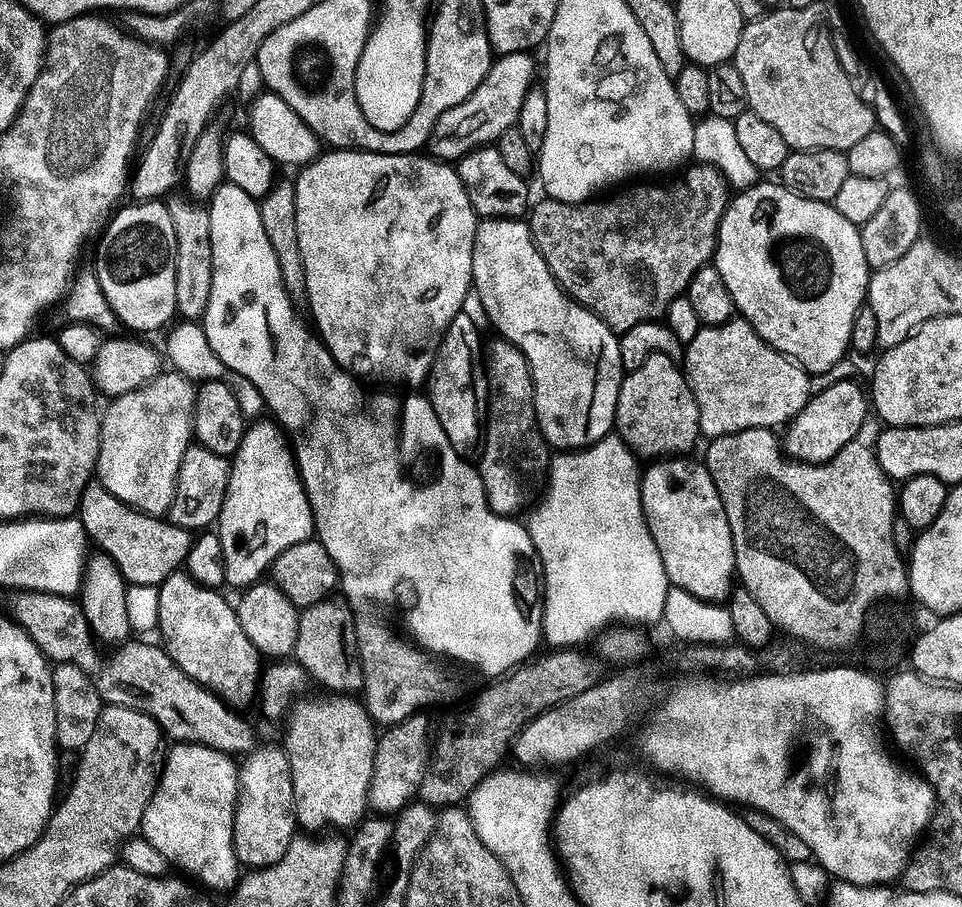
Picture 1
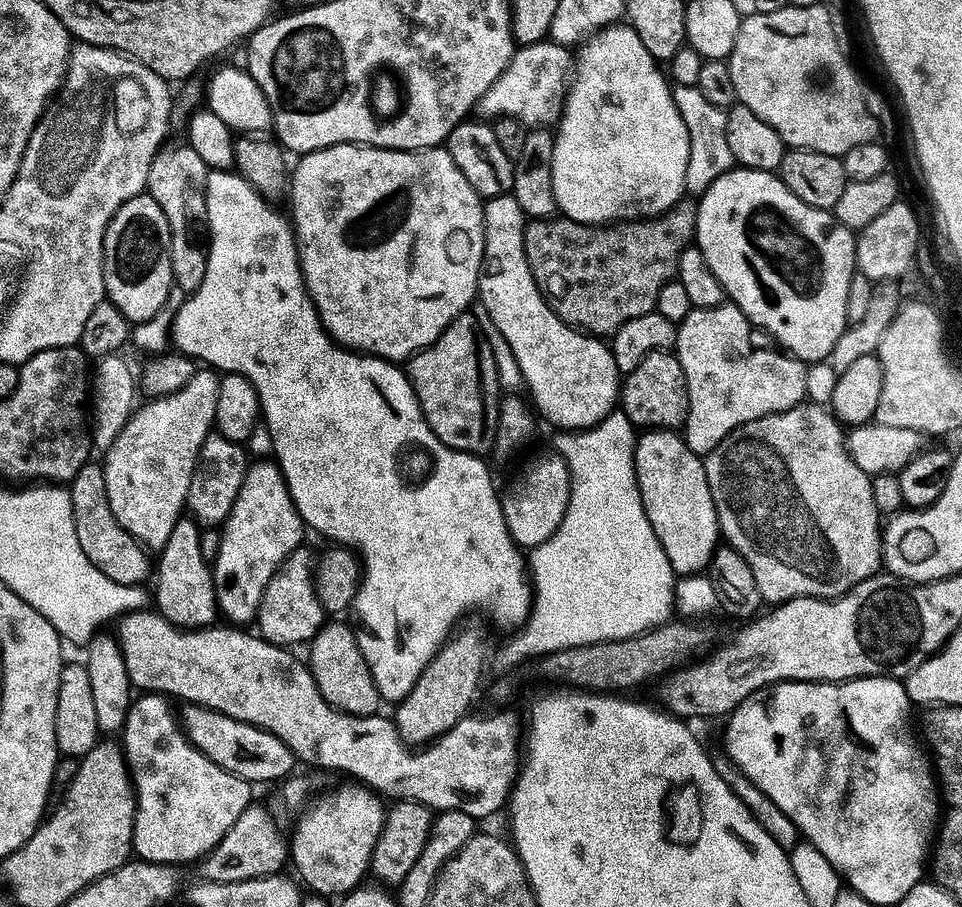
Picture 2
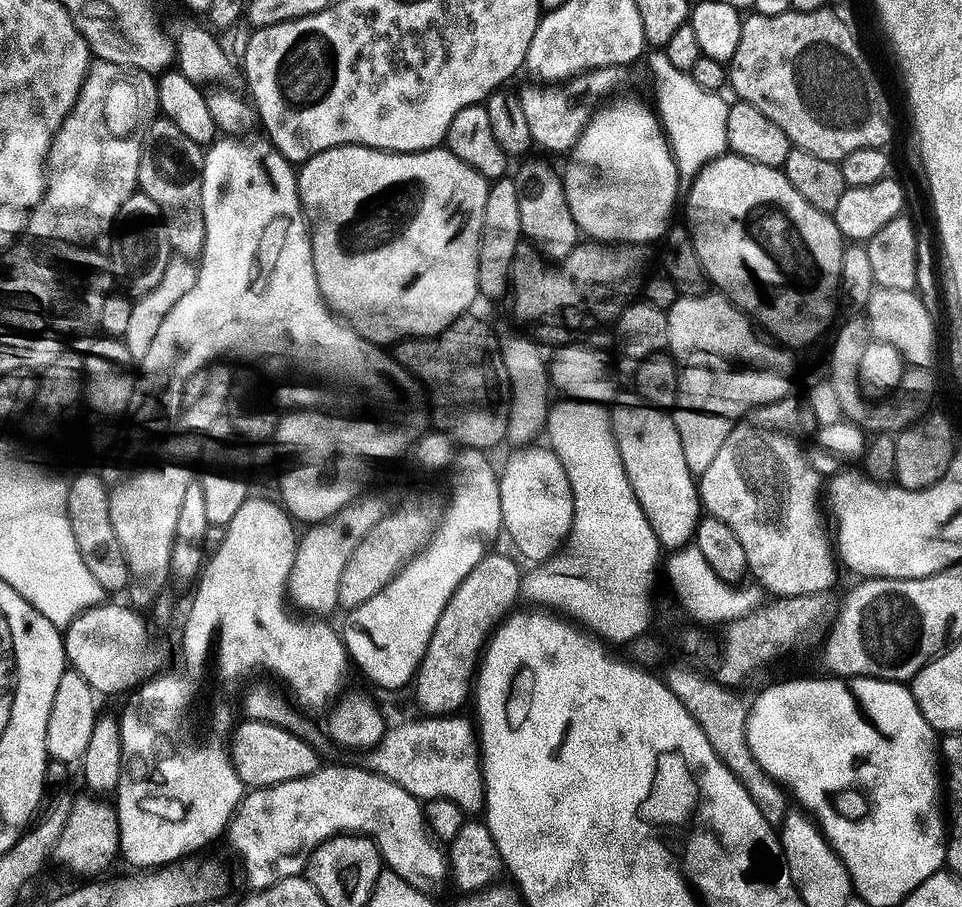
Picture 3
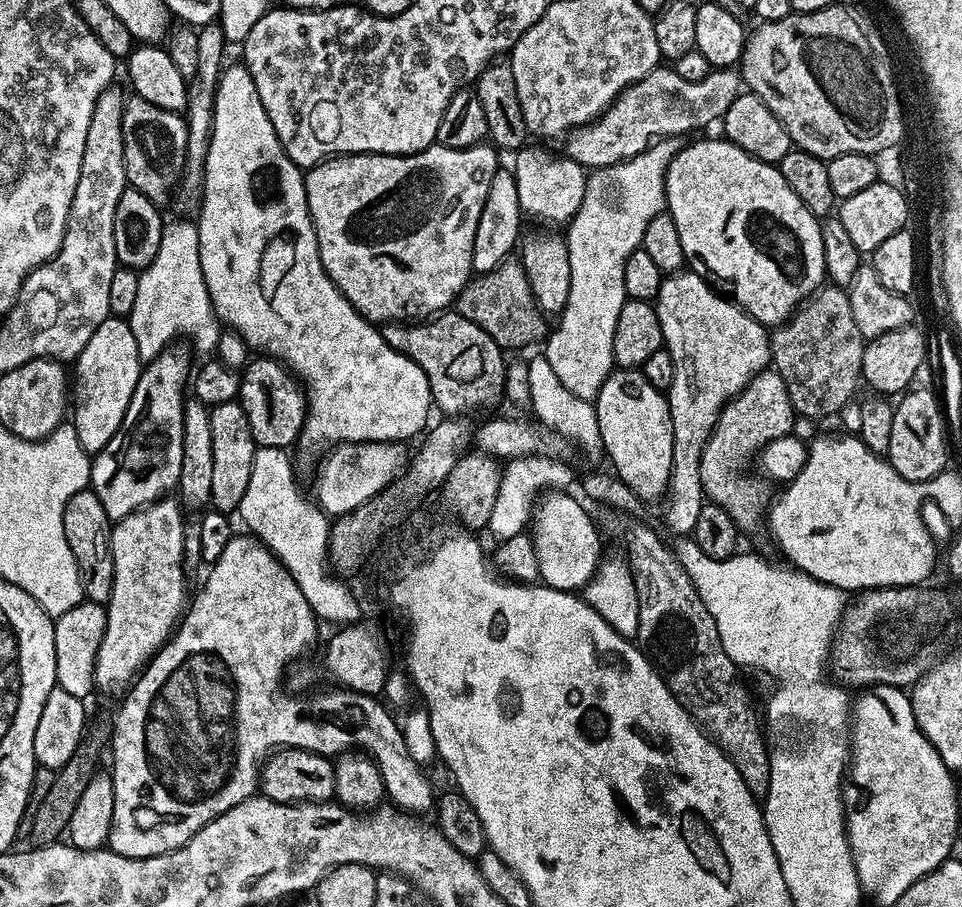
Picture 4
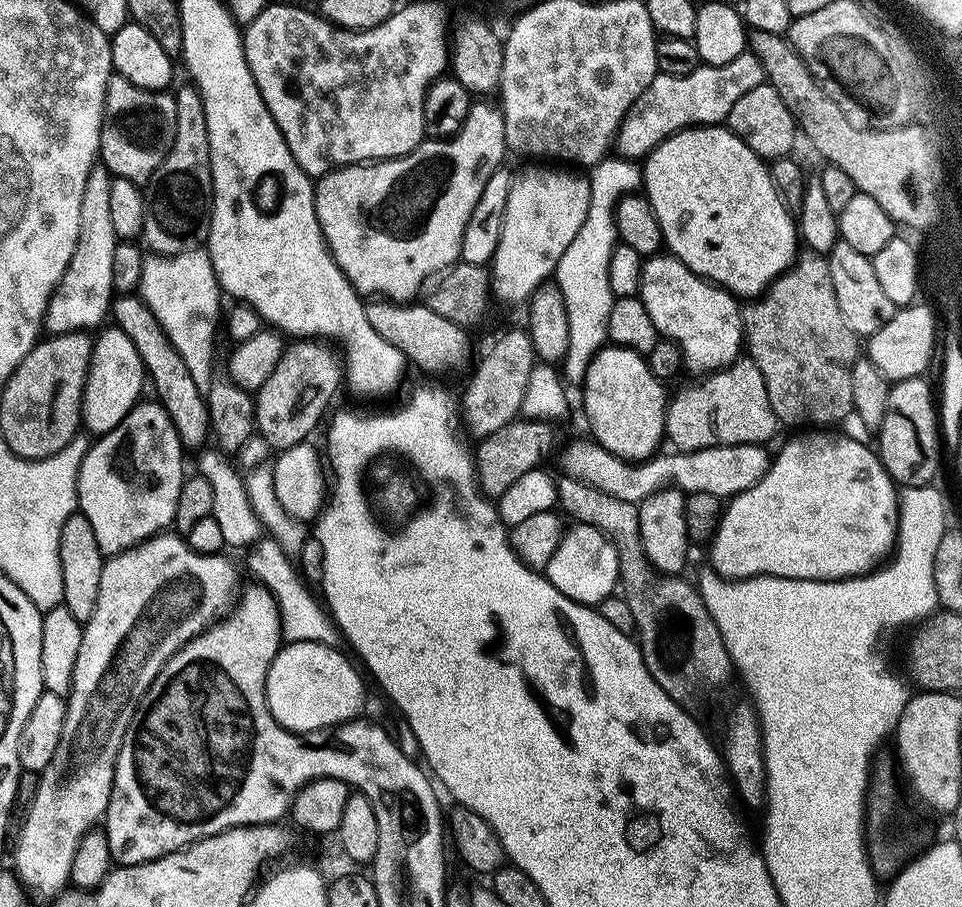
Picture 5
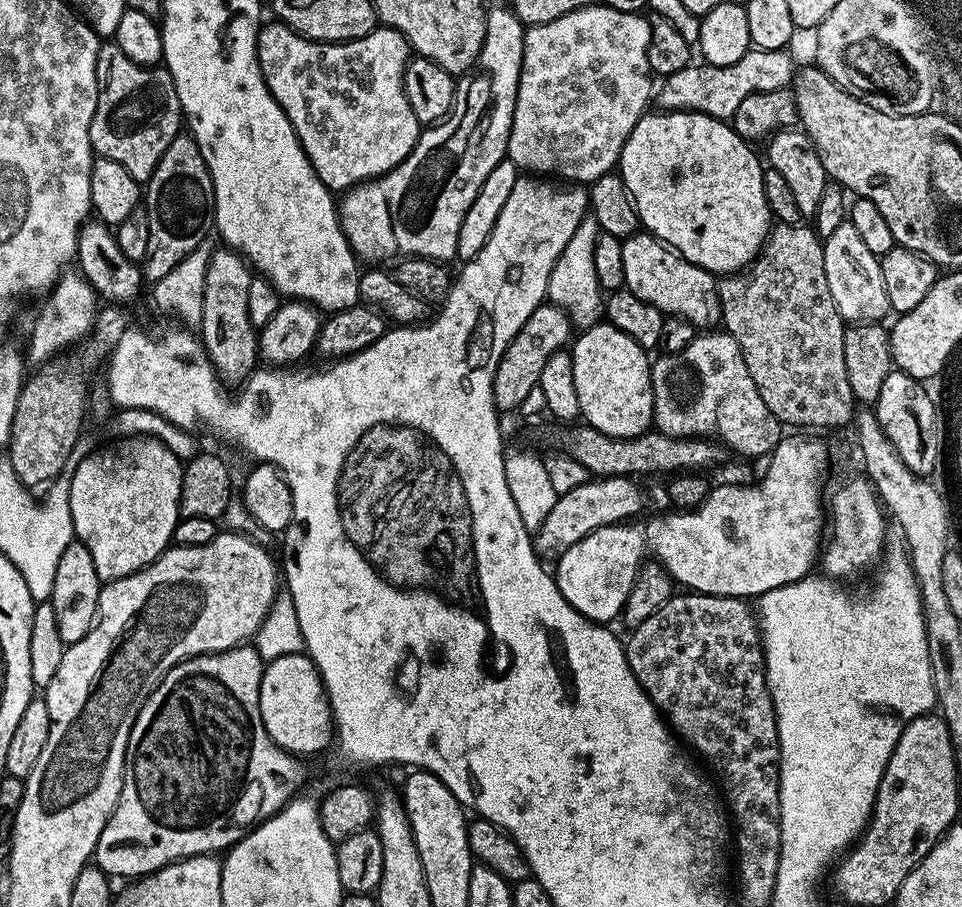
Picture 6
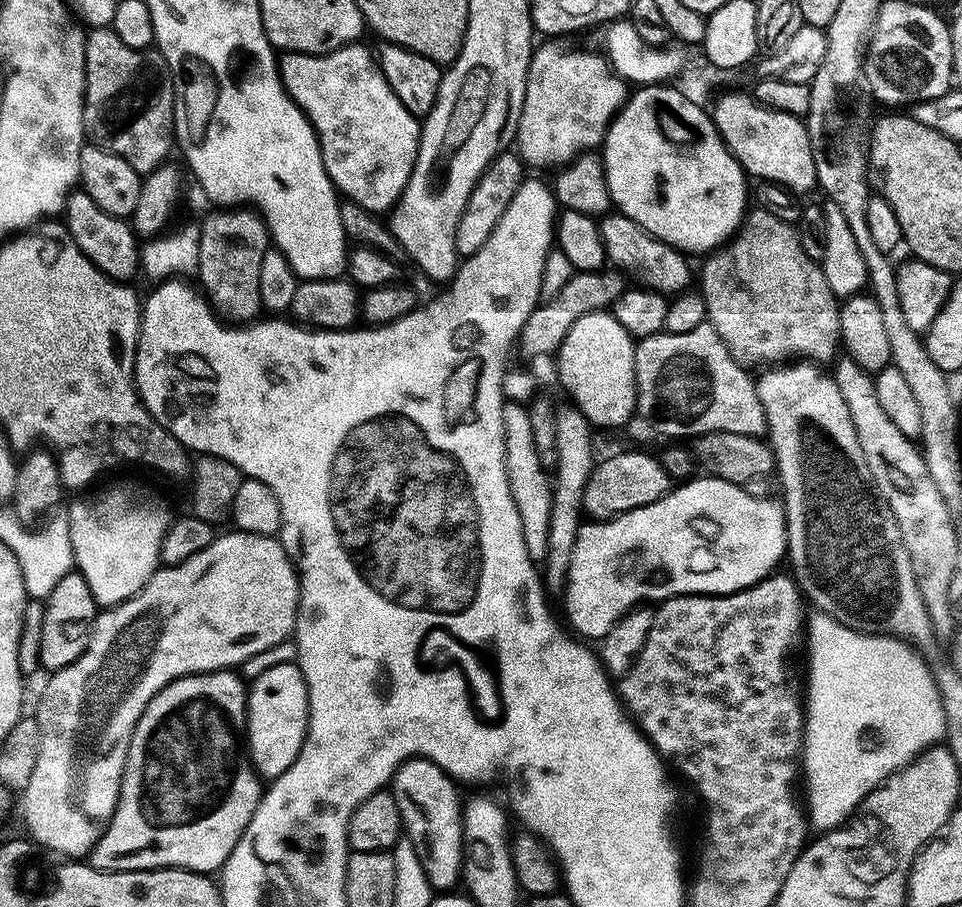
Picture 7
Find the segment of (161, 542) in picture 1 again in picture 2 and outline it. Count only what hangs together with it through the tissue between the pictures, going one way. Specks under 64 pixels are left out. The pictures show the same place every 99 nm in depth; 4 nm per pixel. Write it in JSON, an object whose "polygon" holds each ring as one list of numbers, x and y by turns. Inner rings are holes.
{"polygon":[[95,462,85,464,83,470,73,478,70,491,74,526,78,530,78,542,82,542,82,550,86,558,90,558,92,565,102,570,102,574,106,574,110,582,118,582,122,586,131,588,147,585,148,575,150,577,153,575,154,564,152,560,148,561,149,553,144,545,139,544,129,532,123,530,116,530,112,536,116,519,110,510,110,498,106,494,103,467]]}

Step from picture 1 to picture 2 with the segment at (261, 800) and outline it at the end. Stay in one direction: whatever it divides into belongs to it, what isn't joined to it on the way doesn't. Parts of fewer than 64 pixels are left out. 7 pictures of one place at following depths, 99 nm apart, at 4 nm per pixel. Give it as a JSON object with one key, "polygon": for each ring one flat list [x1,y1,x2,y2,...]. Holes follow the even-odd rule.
{"polygon":[[249,806,242,818,222,838,219,846,208,853,199,865,205,881,210,884,233,884,261,880,267,876,279,876,290,860,290,844,280,833,280,824,264,808]]}

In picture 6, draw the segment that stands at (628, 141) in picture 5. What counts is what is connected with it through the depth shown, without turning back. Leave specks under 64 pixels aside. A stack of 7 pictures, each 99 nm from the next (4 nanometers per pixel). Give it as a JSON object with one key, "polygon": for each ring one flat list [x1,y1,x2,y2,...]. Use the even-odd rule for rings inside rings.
{"polygon":[[766,51,748,52,742,62,734,62,734,66,693,66,682,70,682,74,674,74,663,81,658,88,658,102,665,112,697,112,706,114,715,120,731,121,738,114,742,102,750,98,750,94,770,94,776,90,787,91,796,73,796,65,790,52]]}

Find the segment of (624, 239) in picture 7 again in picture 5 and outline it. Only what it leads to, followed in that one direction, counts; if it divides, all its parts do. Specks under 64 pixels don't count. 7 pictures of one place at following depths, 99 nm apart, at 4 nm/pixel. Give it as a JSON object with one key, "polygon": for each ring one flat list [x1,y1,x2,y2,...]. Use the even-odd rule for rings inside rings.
{"polygon":[[661,254,645,259,644,273,640,283,638,297,650,310,650,318,654,318,654,326,665,340,673,340,682,350,687,371,711,374,721,372,741,359,746,348,744,339,744,313,737,297,726,289,719,287,700,276,696,276,687,266,671,254]]}

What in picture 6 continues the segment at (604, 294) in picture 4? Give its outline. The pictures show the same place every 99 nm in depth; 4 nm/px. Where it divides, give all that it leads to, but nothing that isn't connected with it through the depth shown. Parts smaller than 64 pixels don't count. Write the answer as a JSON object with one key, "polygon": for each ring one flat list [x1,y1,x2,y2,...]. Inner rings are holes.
{"polygon":[[585,218,582,226,578,226,578,234,574,234,574,238,570,238,570,246,566,246,562,258,558,260,548,287,549,301,567,312,573,327,579,331,588,331,601,323,606,312,604,291,598,282,597,271,594,268,594,250,596,241,600,239,601,235,596,221]]}

